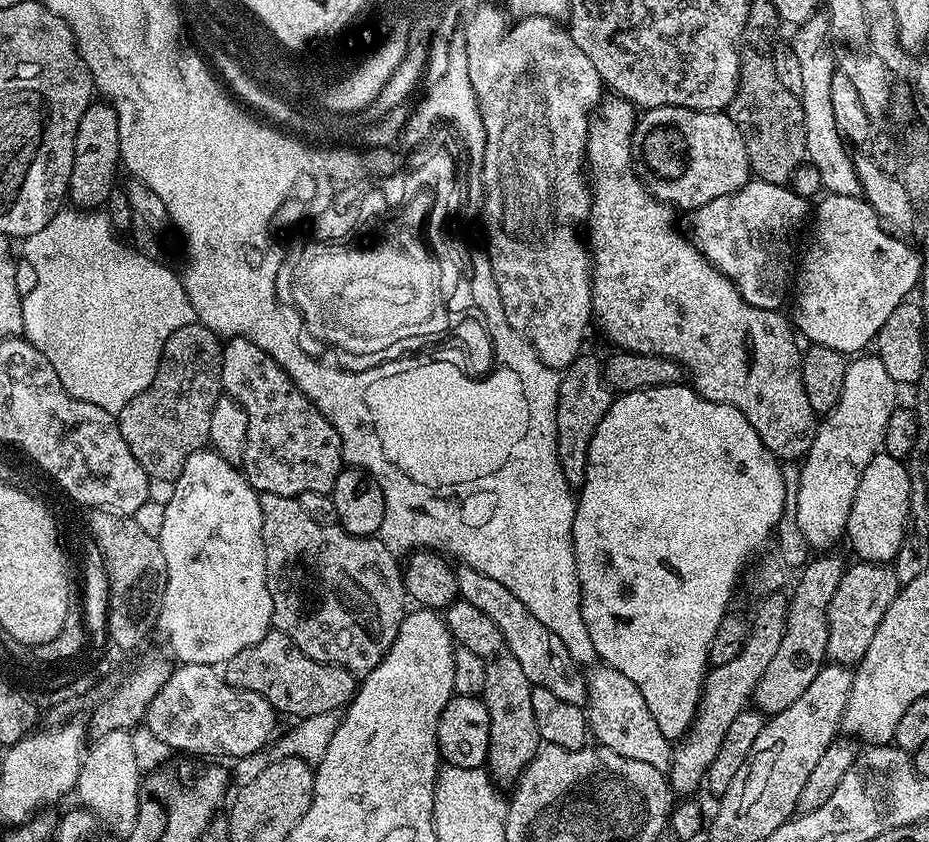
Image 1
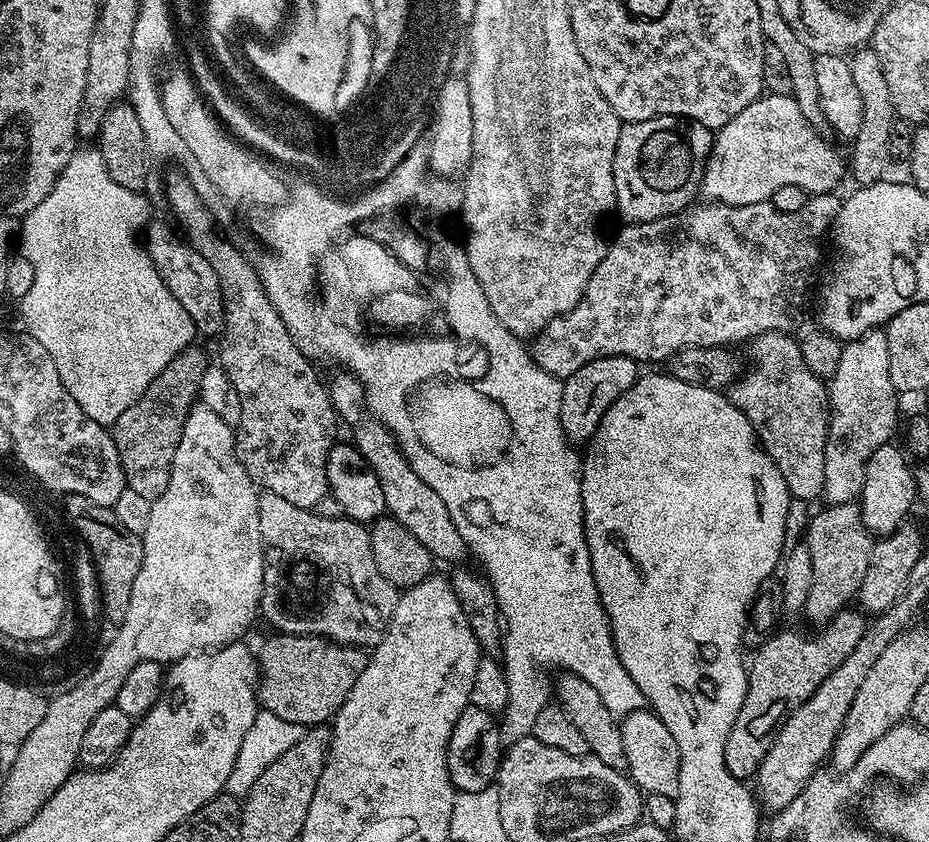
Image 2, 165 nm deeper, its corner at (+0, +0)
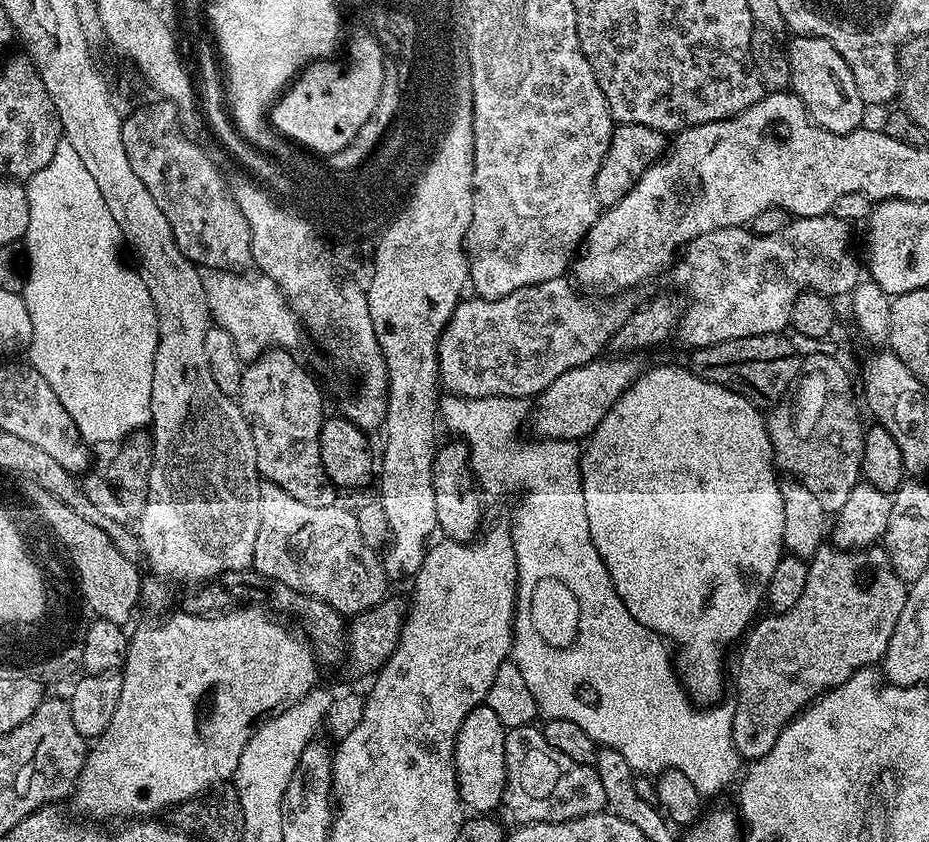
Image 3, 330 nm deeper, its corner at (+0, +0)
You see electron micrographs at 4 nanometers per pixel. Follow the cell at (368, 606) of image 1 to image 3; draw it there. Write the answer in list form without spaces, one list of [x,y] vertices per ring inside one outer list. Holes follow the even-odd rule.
[[[267,482],[260,485],[260,509],[262,518],[258,522],[258,538],[254,542],[251,562],[255,571],[275,583],[290,586],[303,596],[311,596],[314,600],[334,606],[334,610],[338,610],[345,618],[377,608],[389,595],[390,577],[384,570],[383,559],[362,538],[357,513],[344,510],[337,503],[330,506],[306,506],[306,502],[298,502],[298,498],[286,494],[286,490]]]

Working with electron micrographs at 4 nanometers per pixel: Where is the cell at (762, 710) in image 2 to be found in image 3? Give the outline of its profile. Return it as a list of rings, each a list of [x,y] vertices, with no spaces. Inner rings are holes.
[[[826,542],[816,551],[812,559],[808,561],[806,591],[803,592],[802,598],[798,598],[798,603],[795,606],[790,606],[790,610],[785,612],[768,614],[765,620],[763,618],[757,619],[743,639],[744,650],[740,654],[740,673],[736,676],[736,700],[734,699],[736,713],[734,714],[732,733],[734,734],[734,746],[745,761],[760,760],[766,754],[770,754],[770,750],[774,750],[774,742],[778,742],[778,734],[782,734],[784,727],[795,716],[800,715],[809,704],[819,700],[831,688],[837,688],[839,684],[847,682],[858,670],[871,668],[883,661],[886,646],[890,646],[890,638],[894,638],[894,626],[898,626],[898,618],[902,615],[902,606],[906,606],[908,601],[908,590],[909,585],[902,578],[898,578],[888,557],[888,551],[882,546],[849,550],[835,547]]]

